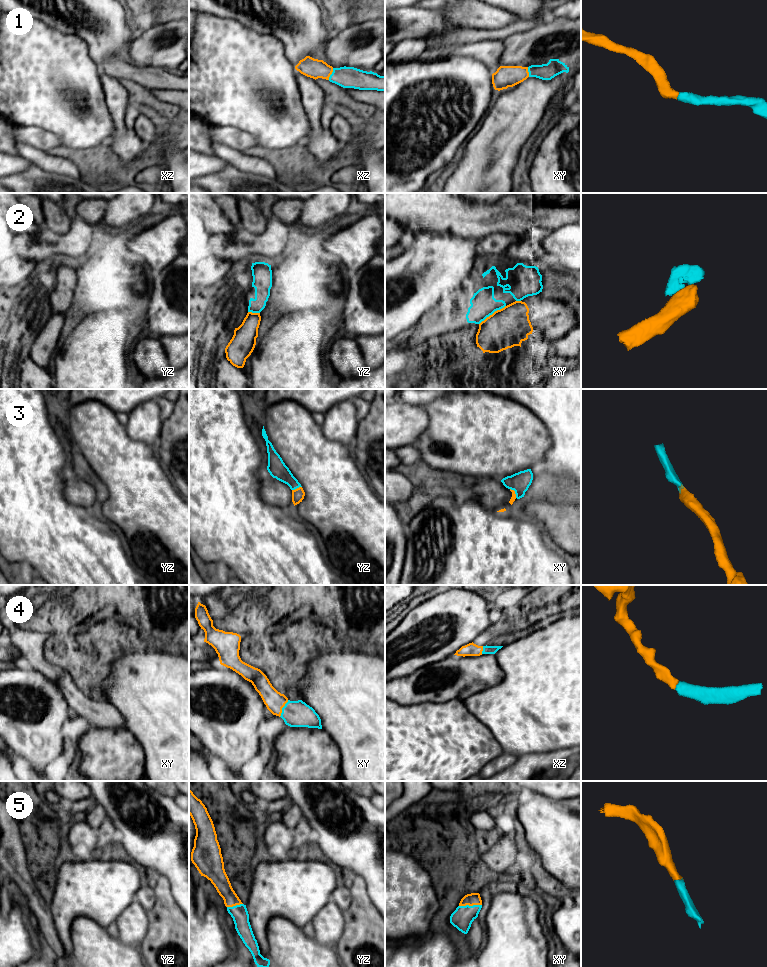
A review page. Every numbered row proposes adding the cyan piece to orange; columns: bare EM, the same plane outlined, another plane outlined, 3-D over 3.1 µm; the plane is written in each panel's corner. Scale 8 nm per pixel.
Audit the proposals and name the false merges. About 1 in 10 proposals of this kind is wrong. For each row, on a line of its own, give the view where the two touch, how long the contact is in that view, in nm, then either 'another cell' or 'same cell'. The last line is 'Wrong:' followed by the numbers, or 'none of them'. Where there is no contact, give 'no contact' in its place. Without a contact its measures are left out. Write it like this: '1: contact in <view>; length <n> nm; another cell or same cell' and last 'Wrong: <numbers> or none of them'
1: contact in xz; length 100 nm; same cell
2: contact in xy; length 260 nm; same cell
3: contact in xy; length 90 nm; same cell
4: contact in xy; length 150 nm; same cell
5: contact in xy; length 180 nm; same cell
Wrong: none of them

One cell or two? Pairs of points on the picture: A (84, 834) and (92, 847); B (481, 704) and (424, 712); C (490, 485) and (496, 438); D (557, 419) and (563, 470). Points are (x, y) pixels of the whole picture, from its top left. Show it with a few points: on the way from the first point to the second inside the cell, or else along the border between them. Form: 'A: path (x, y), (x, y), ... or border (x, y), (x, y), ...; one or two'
A: path (85, 837), (89, 844); one
B: border (462, 701), (465, 707), (481, 723); two
C: border (481, 477), (495, 477), (500, 480); two
D: path (563, 432), (563, 457); one

